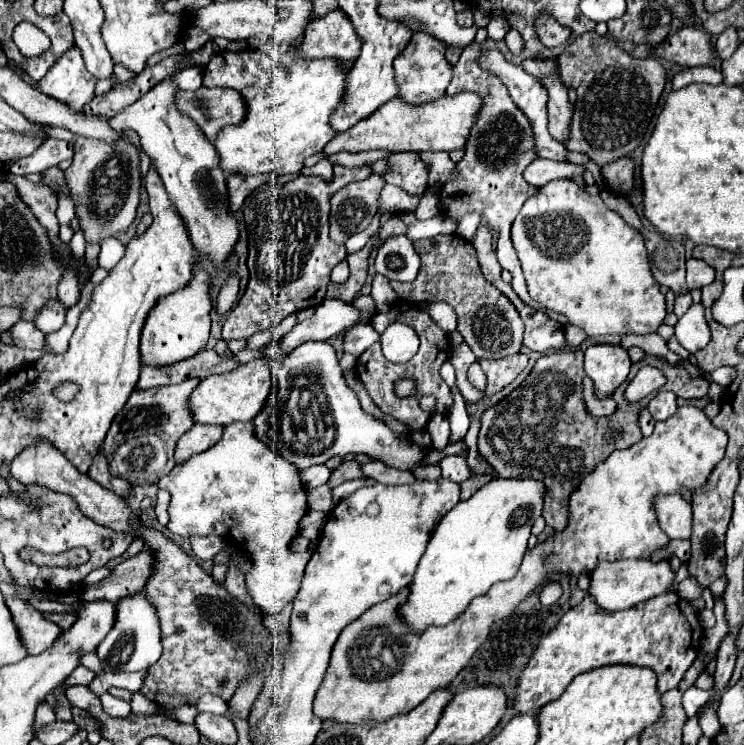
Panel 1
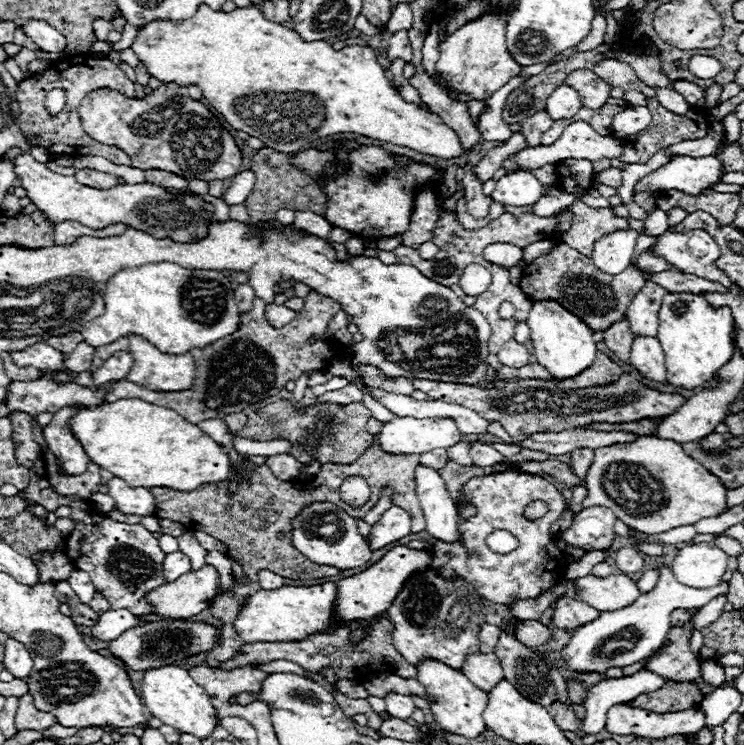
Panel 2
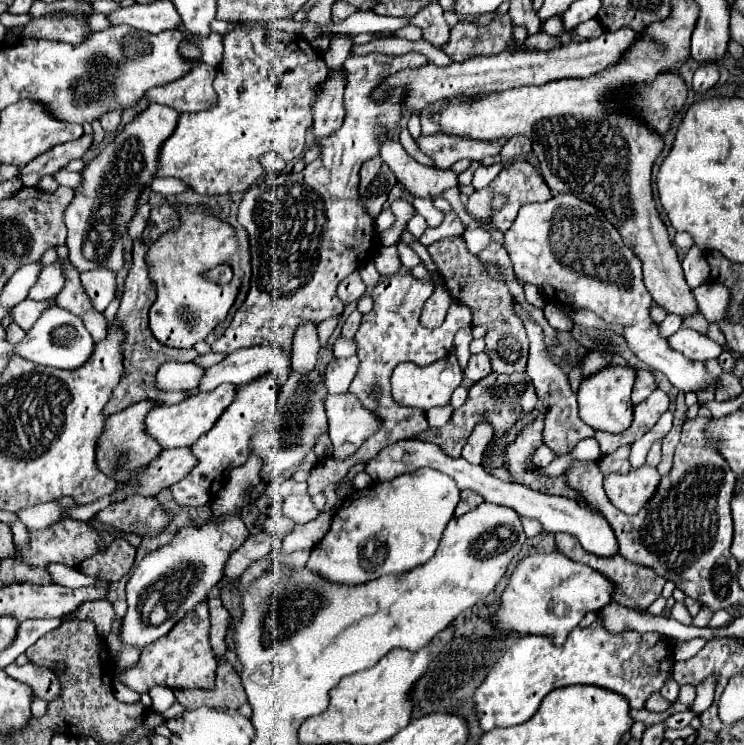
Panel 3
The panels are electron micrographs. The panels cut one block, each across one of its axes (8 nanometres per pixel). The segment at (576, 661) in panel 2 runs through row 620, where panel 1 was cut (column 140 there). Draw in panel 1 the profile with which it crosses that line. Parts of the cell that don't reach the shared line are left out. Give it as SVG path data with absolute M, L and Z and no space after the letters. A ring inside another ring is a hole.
M138 592L126 596L124 600L118 600L116 610L118 614L112 632L108 632L108 636L100 642L100 648L96 648L102 668L106 672L138 672L150 668L160 658L162 644L160 644L160 622L152 604L148 604L146 592Z

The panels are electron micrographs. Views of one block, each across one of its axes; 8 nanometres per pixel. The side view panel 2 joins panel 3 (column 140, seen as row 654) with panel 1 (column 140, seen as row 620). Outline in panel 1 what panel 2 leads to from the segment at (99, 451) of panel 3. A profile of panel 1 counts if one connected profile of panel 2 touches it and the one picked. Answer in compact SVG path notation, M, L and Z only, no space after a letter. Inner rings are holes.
M186 380L176 386L160 386L150 390L134 390L126 406L112 420L112 426L104 440L104 454L112 476L136 484L156 484L174 466L174 448L178 438L188 432L194 422L188 412L188 396L198 386L200 380Z

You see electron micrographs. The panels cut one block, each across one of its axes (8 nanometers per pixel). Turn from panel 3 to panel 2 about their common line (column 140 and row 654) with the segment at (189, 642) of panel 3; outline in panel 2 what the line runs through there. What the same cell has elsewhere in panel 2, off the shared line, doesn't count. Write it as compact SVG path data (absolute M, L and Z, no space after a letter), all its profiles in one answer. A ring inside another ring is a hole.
M696 608L688 610L690 620L682 626L672 626L664 644L646 658L646 670L660 674L662 678L676 680L676 682L696 682L702 694L710 694L712 686L704 686L700 682L700 666L696 656L690 652L690 636L692 636L692 620L698 614Z

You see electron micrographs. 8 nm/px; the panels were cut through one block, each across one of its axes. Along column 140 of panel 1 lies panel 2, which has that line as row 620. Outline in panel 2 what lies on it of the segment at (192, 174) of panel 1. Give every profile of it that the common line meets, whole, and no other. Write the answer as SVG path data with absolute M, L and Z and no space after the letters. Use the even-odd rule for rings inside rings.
M120 608L120 610L110 610L100 614L98 622L92 626L92 636L96 640L104 640L104 642L112 642L118 636L122 636L126 630L136 628L146 624L146 620L140 620L138 616L134 616L132 612Z

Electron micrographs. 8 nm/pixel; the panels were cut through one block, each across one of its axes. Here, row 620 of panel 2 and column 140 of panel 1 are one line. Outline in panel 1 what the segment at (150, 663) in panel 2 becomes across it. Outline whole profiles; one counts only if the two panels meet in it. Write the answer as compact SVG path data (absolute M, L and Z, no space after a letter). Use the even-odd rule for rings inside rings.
M46 125L46 133L49 138L74 140L74 160L72 160L72 166L64 172L64 178L72 194L72 200L76 204L76 216L80 220L80 228L84 232L86 242L100 244L106 238L126 232L132 226L140 204L140 190L142 190L140 150L124 134L112 147L104 140L82 138L55 126ZM112 158L116 158L114 176L112 174L106 176L106 170L100 170L100 168L108 164L108 160Z

